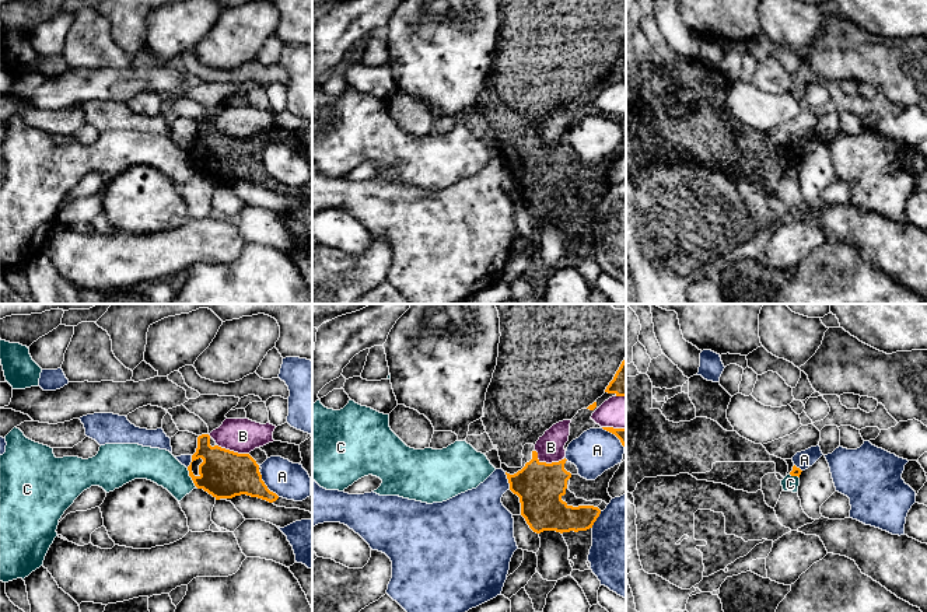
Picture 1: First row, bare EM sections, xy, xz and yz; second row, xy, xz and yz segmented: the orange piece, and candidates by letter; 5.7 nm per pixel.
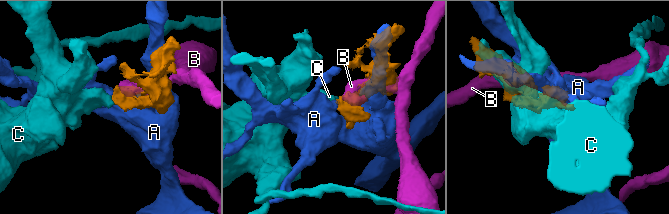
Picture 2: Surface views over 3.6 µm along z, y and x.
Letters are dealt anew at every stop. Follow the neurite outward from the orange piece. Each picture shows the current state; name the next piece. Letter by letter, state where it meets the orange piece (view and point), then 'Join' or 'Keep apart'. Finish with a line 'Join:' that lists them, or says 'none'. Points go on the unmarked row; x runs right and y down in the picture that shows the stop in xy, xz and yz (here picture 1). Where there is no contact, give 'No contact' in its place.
A: Touches orange at xy (266, 172). Keep apart
B: Touches orange at xz (548, 150). Keep apart
C: Touches orange at xy (191, 163). Keep apart
Join: none

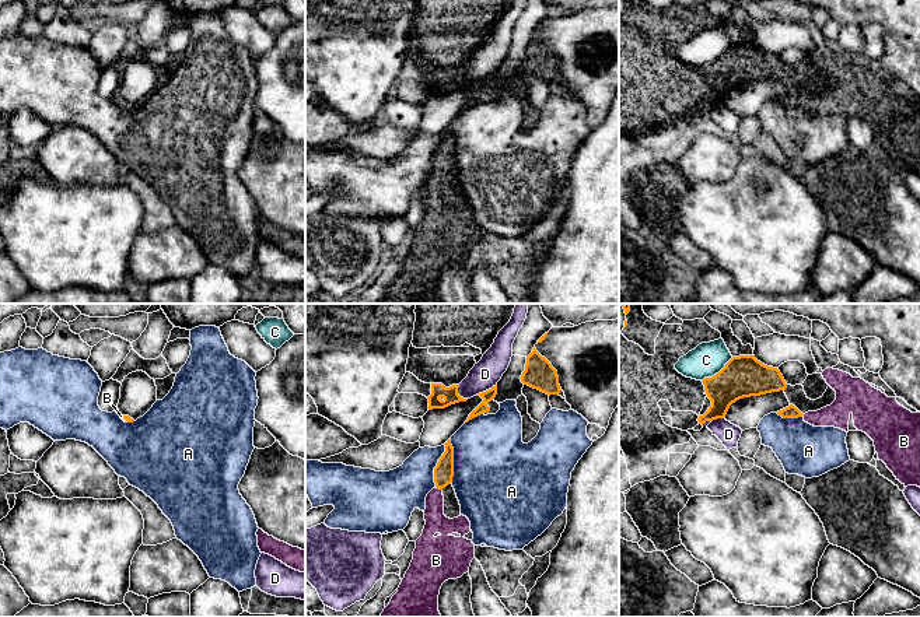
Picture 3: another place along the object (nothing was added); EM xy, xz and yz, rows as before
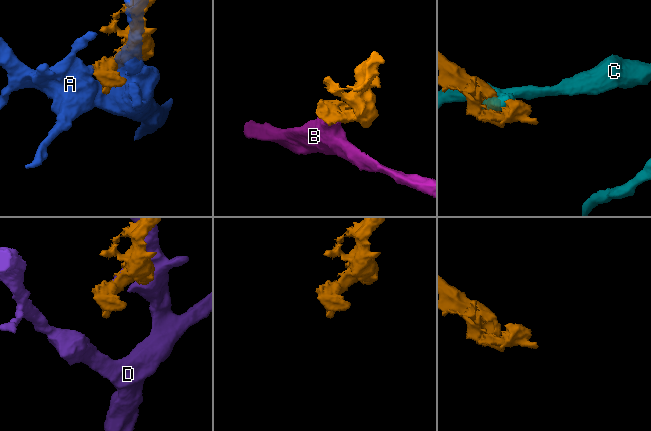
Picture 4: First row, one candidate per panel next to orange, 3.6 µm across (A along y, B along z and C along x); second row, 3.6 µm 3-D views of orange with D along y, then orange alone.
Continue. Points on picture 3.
A: Touches orange at xz (452, 147). Keep apart
B: Touches orange at xz (438, 174). Join
C: Touches orange at yz (719, 59). Keep apart
D: Touches orange at xz (486, 77). Keep apart
Join: B

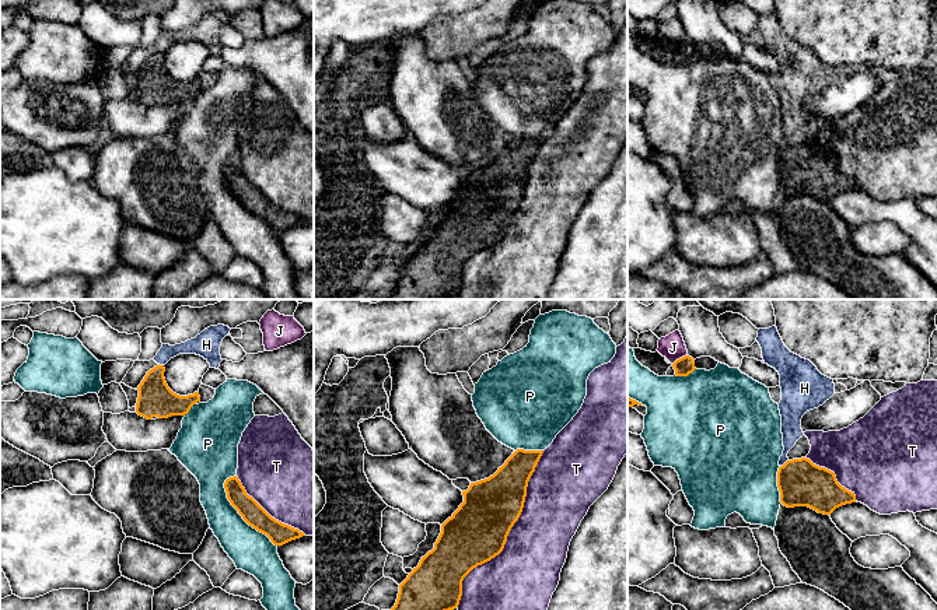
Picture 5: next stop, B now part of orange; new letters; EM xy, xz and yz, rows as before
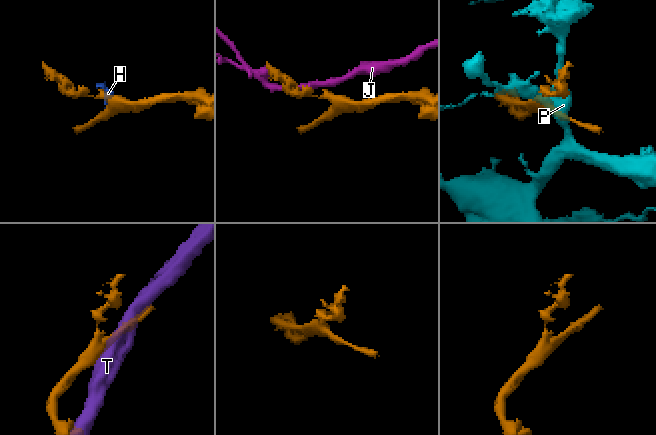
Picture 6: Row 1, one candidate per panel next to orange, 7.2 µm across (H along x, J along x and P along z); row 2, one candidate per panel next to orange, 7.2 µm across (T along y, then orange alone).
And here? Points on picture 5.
H: Touches orange at yz (785, 150). Join
J: Touches orange at yz (679, 45). Keep apart
P: Touches orange at xy (240, 200). Keep apart
T: Touches orange at xz (507, 221). Keep apart
Join: H

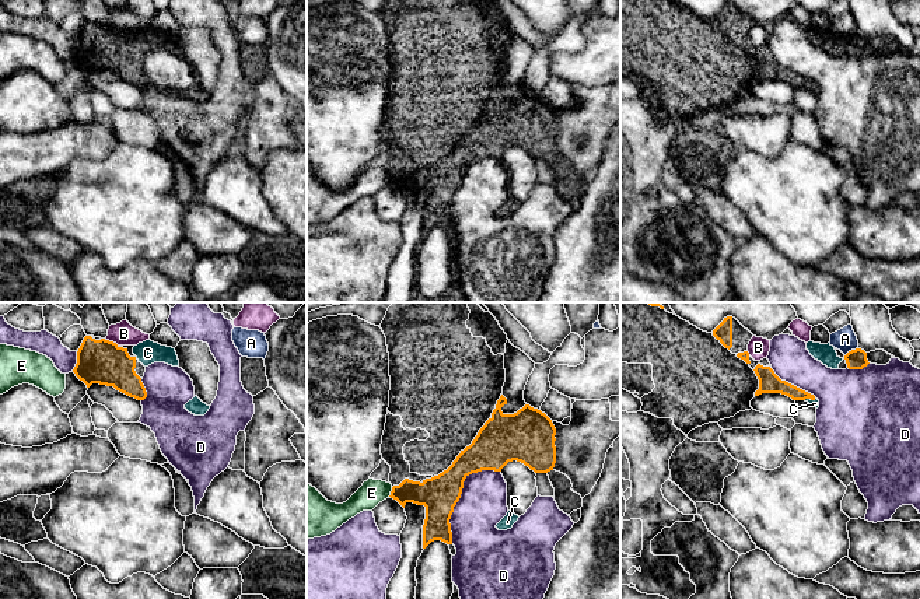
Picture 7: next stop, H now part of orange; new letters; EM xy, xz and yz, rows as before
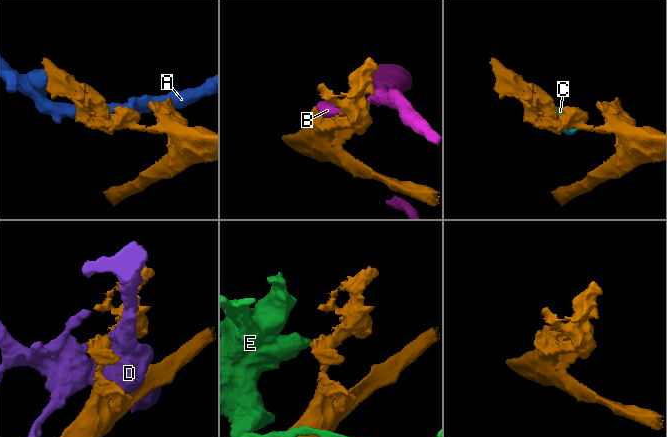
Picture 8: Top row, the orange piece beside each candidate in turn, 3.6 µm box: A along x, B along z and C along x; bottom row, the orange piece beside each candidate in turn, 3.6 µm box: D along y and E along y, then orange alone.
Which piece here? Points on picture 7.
A: Touches orange at yz (852, 37). Keep apart
B: Touches orange at xy (112, 28). Keep apart
C: Touches orange at yz (810, 84). Join
D: Touches orange at xz (461, 179). Keep apart
E: Touches orange at xz (391, 178). Keep apart
Join: C

